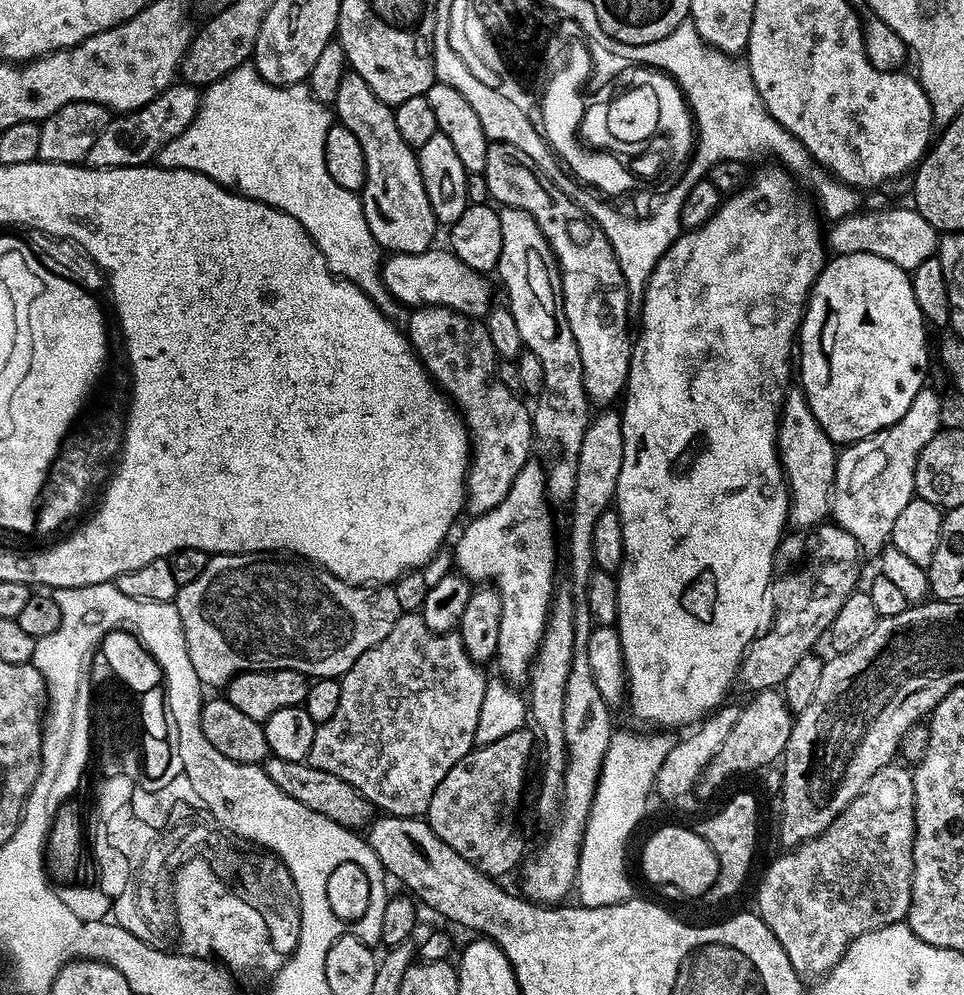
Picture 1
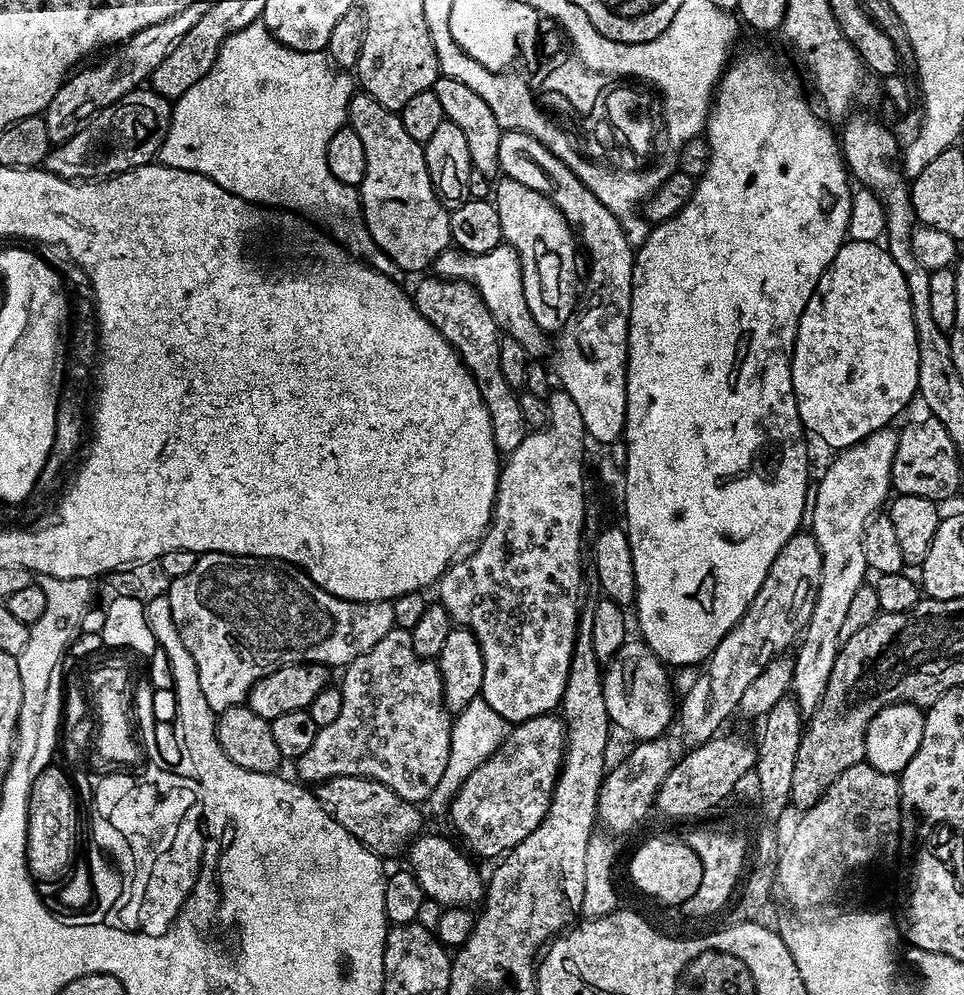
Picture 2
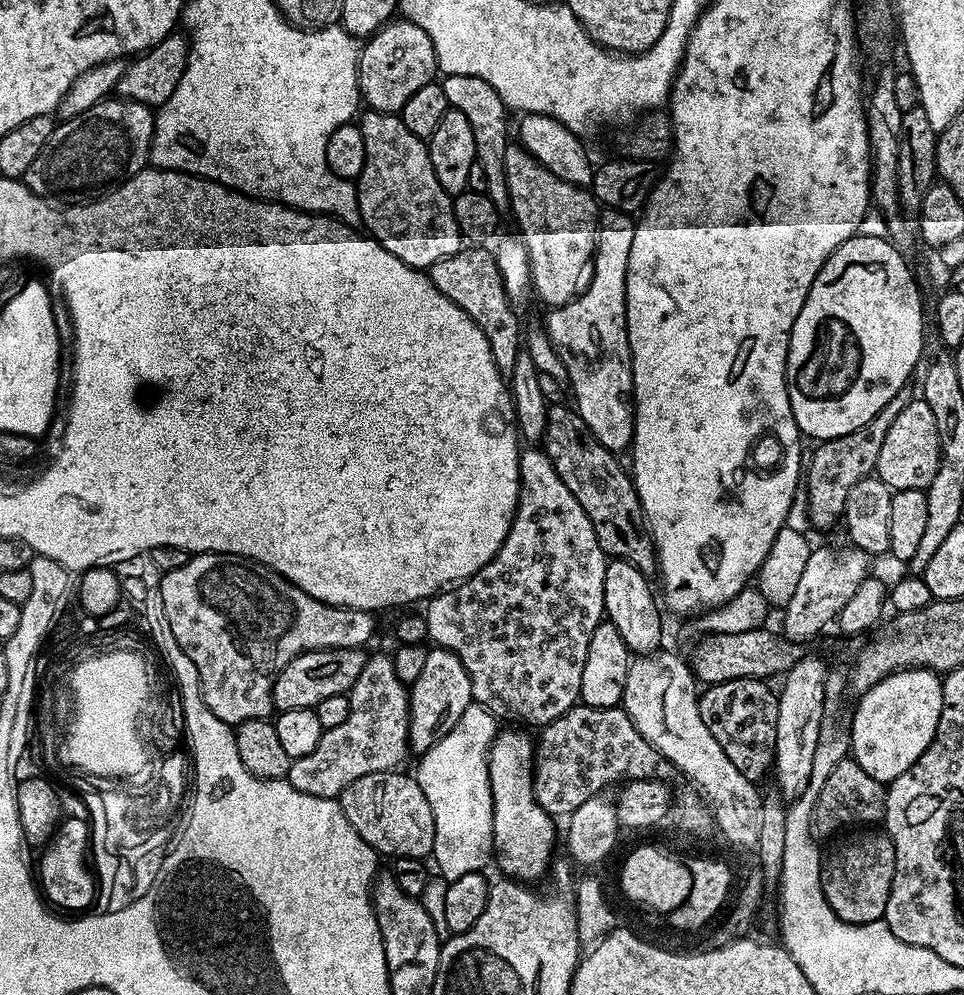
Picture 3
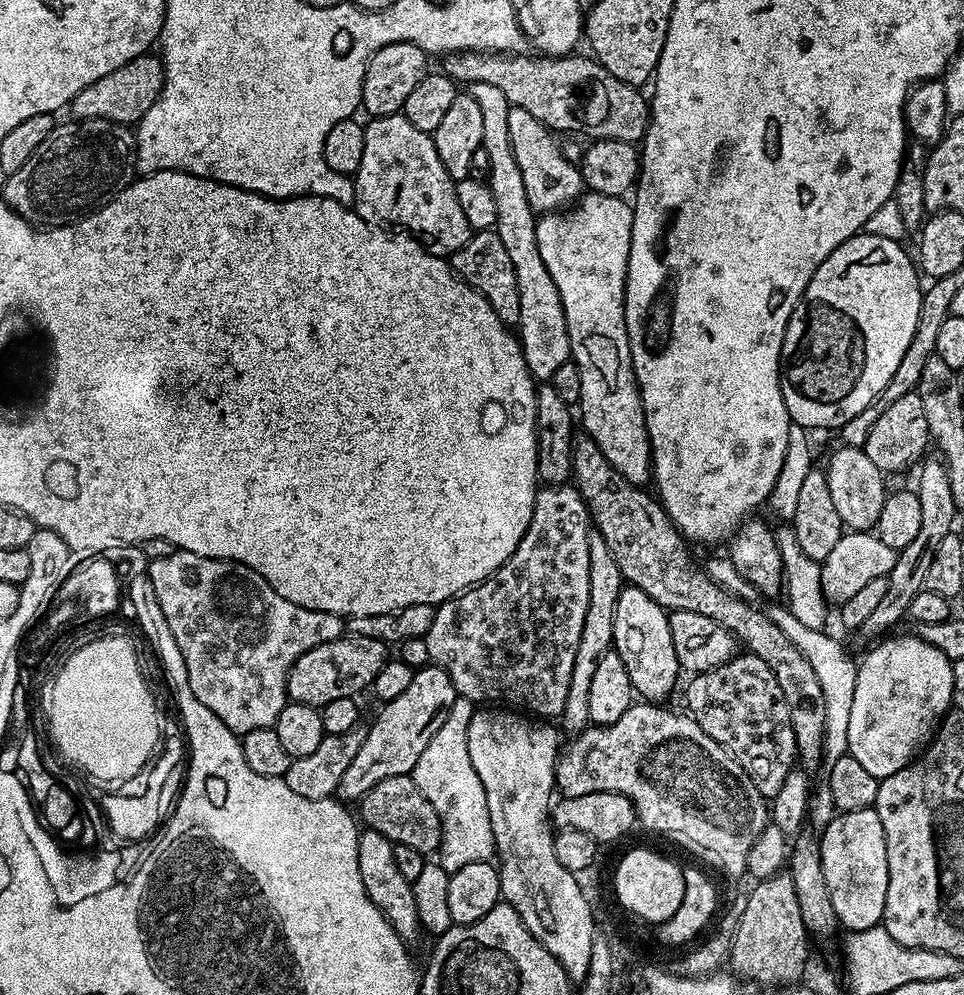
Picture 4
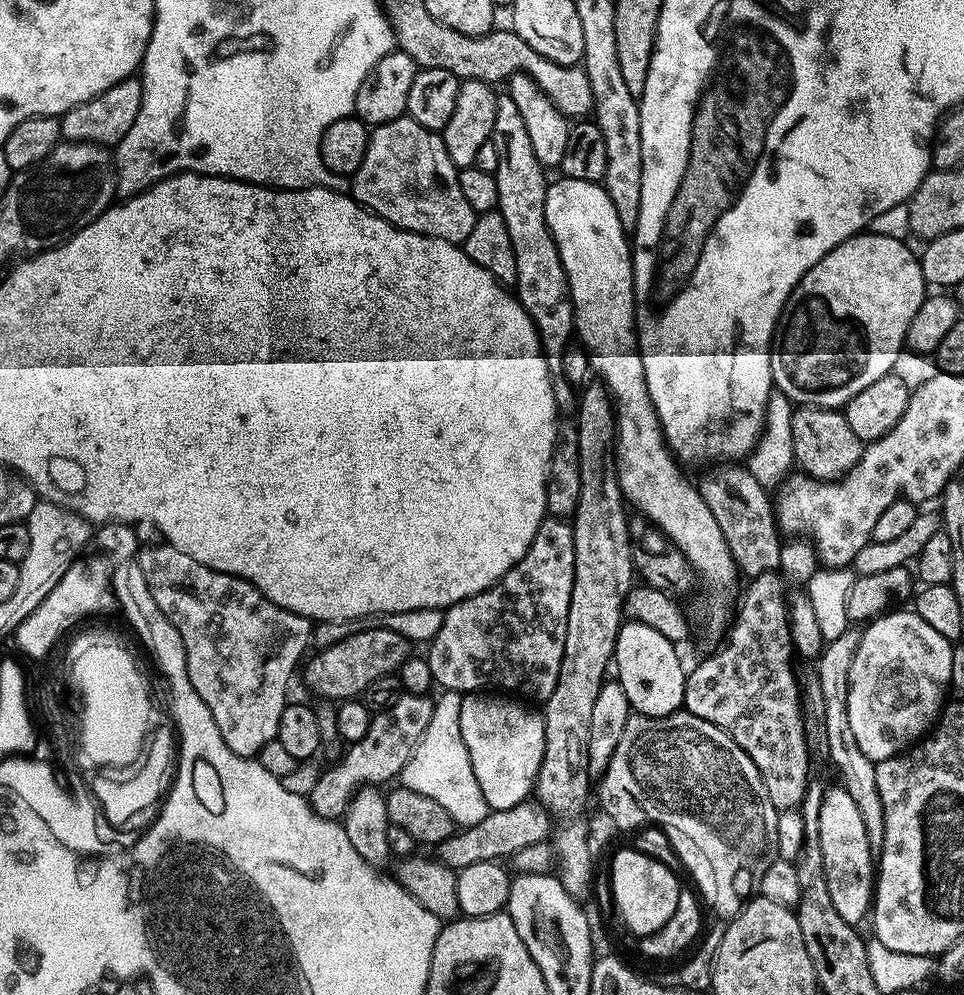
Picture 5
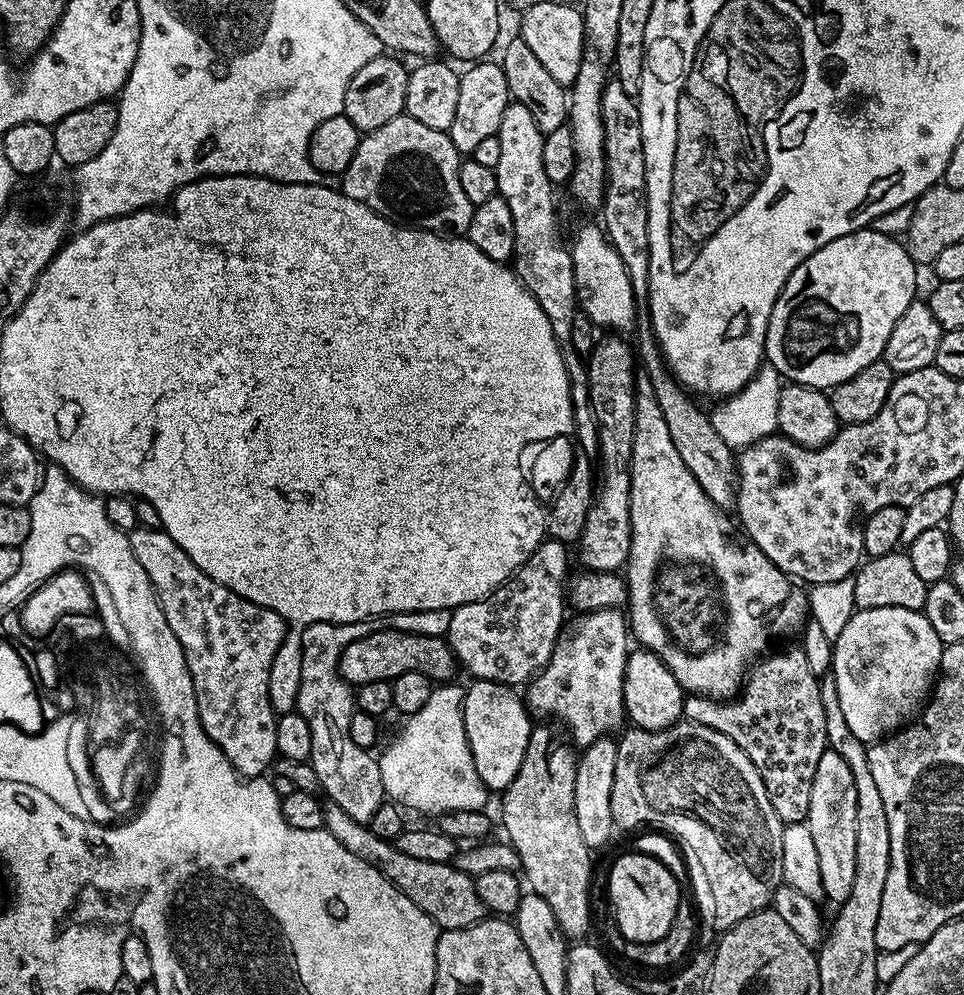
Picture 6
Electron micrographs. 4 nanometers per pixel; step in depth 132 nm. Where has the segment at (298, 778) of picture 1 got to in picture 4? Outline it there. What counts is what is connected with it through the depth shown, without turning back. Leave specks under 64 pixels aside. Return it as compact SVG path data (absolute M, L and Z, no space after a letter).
M411 775L386 778L386 782L378 782L374 790L370 790L359 800L358 808L360 808L359 819L363 827L373 828L393 844L410 846L425 854L435 853L440 847L442 826L438 818L438 810L434 810L434 806L426 802L426 794L418 790Z

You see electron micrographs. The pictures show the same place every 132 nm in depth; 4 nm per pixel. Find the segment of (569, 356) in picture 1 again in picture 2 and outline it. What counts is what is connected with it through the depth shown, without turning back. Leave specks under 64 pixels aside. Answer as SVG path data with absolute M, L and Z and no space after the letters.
M501 175L494 184L494 203L498 210L498 222L502 222L503 243L513 248L520 259L526 306L534 322L538 322L544 332L556 334L578 307L576 287L582 284L581 277L580 280L576 277L578 236L564 213L552 201L551 195L544 193L543 196L538 189L512 176L515 175Z

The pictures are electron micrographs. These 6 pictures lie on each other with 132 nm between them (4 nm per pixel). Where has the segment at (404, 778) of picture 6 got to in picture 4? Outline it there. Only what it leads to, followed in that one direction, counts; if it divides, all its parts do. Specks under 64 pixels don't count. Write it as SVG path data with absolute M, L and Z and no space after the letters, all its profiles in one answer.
M457 695L454 706L450 706L450 714L446 714L446 722L438 726L438 734L430 738L426 750L422 750L422 758L418 758L410 774L418 790L426 794L426 802L438 810L442 826L438 857L448 874L462 870L462 866L470 866L470 862L492 860L496 851L490 810L486 810L486 790L482 790L474 762L470 762L468 731L473 711L473 702Z

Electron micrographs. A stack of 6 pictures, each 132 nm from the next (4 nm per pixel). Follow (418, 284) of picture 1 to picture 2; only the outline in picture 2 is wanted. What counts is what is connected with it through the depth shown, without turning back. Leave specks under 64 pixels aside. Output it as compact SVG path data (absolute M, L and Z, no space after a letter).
M501 246L481 256L472 256L468 252L449 250L438 257L434 265L435 275L443 280L465 280L478 290L482 302L486 302L486 310L494 318L504 336L517 340L524 348L530 350L536 358L544 358L548 352L549 333L544 332L534 322L530 310L526 306L526 294L522 286L522 266L518 254L513 248Z

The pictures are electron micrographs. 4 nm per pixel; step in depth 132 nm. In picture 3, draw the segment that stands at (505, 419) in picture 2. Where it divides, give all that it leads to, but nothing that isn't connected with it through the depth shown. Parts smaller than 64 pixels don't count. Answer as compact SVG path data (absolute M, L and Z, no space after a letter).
M464 246L453 256L442 258L426 269L428 277L486 334L490 342L490 350L494 354L494 362L502 373L514 370L514 362L522 351L522 332L520 336L520 320L516 317L517 309L506 294L506 286L502 282L502 274L498 270L498 262L492 257L491 251L484 246Z

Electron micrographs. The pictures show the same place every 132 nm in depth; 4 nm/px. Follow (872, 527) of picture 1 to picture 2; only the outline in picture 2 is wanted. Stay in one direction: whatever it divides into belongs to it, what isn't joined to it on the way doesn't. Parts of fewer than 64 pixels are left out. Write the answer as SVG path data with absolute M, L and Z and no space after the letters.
M895 427L879 428L851 448L837 451L820 485L817 488L815 485L810 500L810 531L822 554L822 570L810 622L804 627L794 652L790 689L801 713L811 714L826 692L826 682L830 682L830 670L834 670L834 658L842 643L838 638L842 621L846 618L854 593L866 582L867 576L864 575L869 575L862 538L868 521L885 507L888 492L893 491L892 463L899 441L900 434Z

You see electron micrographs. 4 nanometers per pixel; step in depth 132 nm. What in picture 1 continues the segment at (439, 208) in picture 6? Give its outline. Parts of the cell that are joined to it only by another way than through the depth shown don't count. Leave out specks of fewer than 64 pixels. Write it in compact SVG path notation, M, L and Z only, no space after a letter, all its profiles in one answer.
M348 70L344 73L344 77L339 83L338 94L334 103L334 116L339 123L346 126L346 130L350 130L350 134L354 134L354 138L358 138L358 143L362 146L362 154L366 158L366 182L362 189L364 213L366 214L366 222L370 226L370 234L374 234L377 244L380 245L381 249L387 250L392 254L397 252L418 254L419 252L429 251L433 247L432 239L436 236L438 221L434 210L430 206L430 198L426 198L426 186L422 182L422 170L420 169L420 158L417 149L411 148L406 142L402 142L402 134L398 134L398 126L394 123L393 109L386 102L382 102L378 98L378 94L374 94L374 90L370 90L370 86L366 86L365 80L358 73Z

